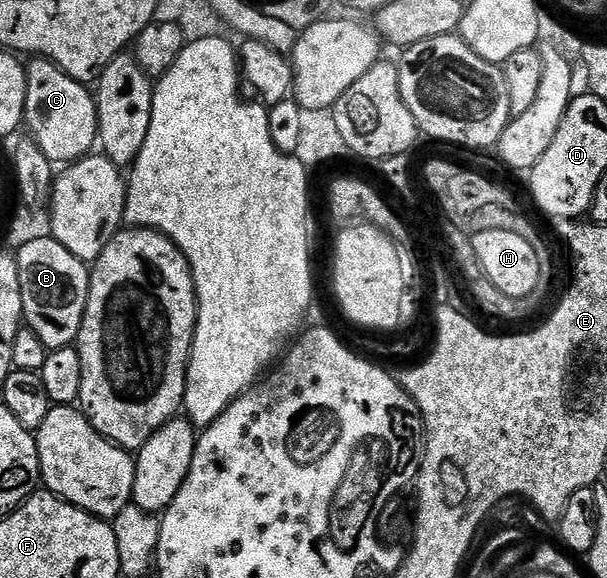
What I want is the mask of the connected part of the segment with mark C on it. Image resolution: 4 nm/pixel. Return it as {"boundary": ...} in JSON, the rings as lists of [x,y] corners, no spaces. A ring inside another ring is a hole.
{"boundary":[[[34,56],[25,65],[27,99],[25,100],[24,128],[43,155],[53,163],[80,161],[97,145],[97,103],[84,84],[67,75],[54,61]]]}

